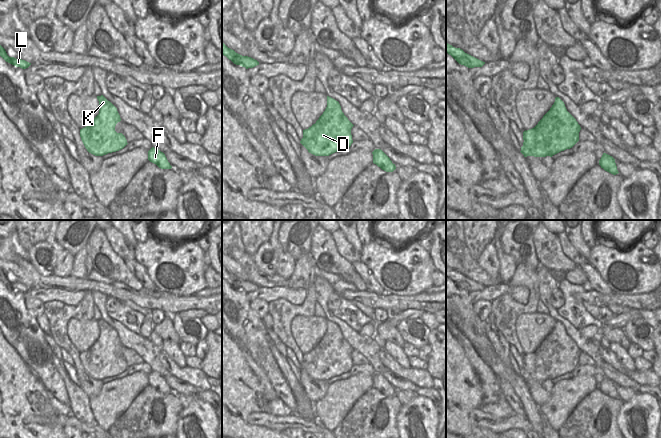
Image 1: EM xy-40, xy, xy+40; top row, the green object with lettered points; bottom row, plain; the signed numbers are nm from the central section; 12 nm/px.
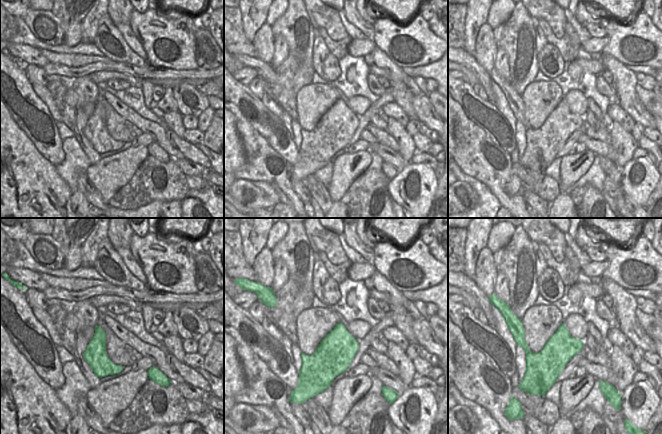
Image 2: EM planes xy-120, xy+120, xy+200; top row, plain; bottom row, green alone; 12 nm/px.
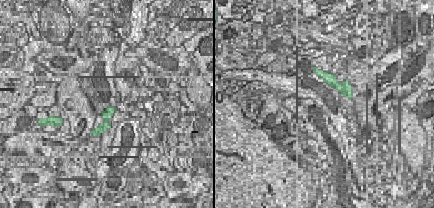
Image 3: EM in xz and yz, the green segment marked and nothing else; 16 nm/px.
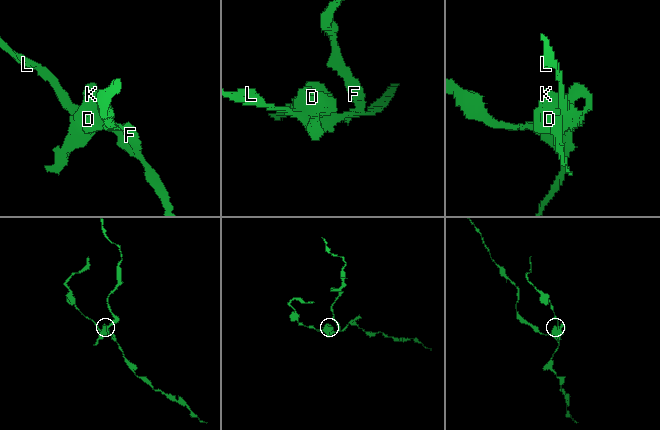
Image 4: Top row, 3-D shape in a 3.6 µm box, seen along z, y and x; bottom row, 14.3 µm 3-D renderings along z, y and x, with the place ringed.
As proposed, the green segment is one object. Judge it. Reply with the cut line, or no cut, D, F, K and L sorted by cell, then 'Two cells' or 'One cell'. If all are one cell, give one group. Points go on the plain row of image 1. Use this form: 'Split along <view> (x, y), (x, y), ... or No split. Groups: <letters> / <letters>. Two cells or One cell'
Split along xy+40 (599, 387), (605, 387), (616, 393). Groups: D K L / F. Two cells

